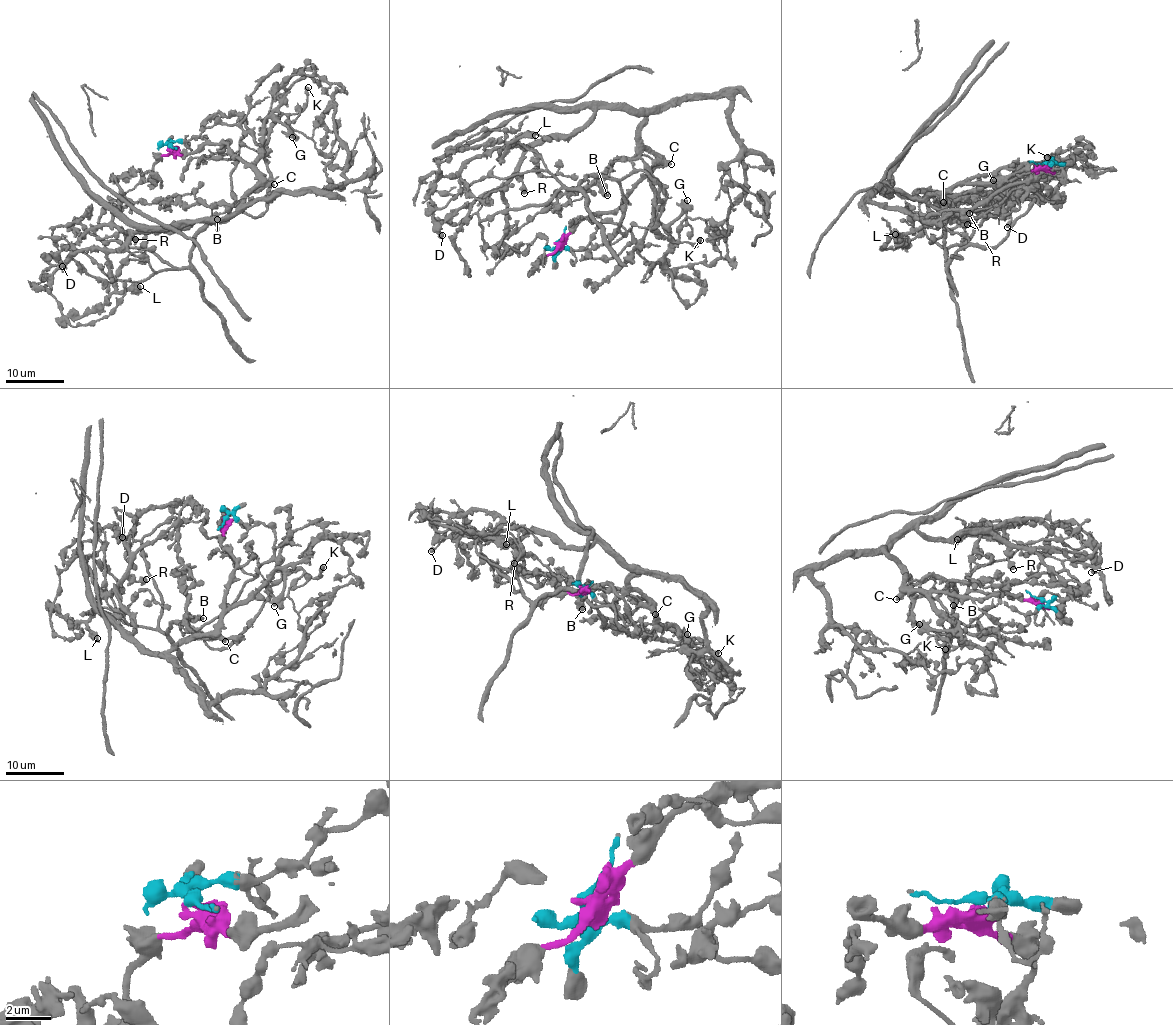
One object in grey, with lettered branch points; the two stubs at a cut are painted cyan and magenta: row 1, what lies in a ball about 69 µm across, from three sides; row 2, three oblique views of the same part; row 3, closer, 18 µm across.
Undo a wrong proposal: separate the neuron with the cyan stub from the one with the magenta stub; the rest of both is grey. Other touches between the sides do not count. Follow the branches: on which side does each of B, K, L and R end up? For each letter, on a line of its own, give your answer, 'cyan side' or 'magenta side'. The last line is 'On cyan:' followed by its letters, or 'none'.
B: magenta side
K: cyan side
L: magenta side
R: magenta side
On cyan: K

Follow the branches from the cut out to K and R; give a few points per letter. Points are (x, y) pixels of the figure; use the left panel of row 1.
K: (171, 146), (207, 127), (239, 126), (228, 217), (261, 215), (268, 131), (303, 107), (308, 87)
R: (169, 148), (183, 155), (223, 143), (252, 167), (258, 184), (223, 218), (126, 233), (136, 239)

